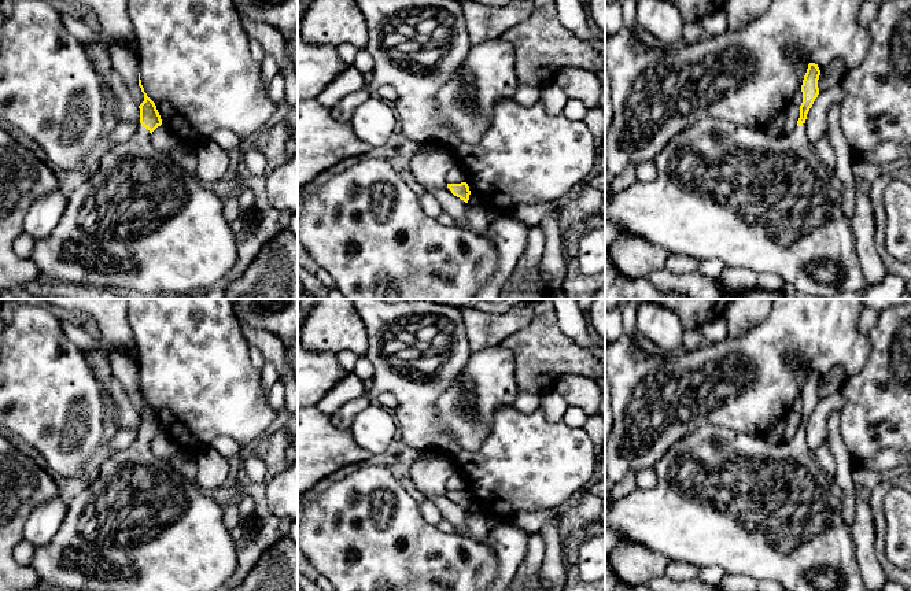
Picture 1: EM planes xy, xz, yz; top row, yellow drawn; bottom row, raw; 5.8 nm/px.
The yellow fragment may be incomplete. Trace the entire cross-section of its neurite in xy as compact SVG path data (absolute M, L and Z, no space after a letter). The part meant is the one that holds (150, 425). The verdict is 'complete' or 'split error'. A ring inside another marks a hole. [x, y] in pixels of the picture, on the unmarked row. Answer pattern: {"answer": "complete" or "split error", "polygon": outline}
{"answer": "split error", "polygon": "M139 380L139 394L140 394L140 395L141 395L141 399L143 399L143 400L144 400L144 409L143 409L143 410L141 410L141 411L140 411L140 413L139 413L139 415L140 415L140 429L139 429L139 436L137 436L137 439L136 439L136 442L134 442L134 443L133 443L133 444L132 444L132 446L130 446L130 447L128 447L128 448L125 448L125 450L119 450L119 451L117 451L117 453L114 453L114 454L113 454L113 455L110 455L110 457L107 457L107 458L106 458L106 459L104 459L104 462L103 462L103 463L102 463L102 466L100 466L100 470L99 470L99 474L97 474L97 477L96 477L96 479L95 479L95 480L93 480L93 481L92 481L92 483L91 483L91 484L89 484L89 485L88 485L88 487L86 487L86 488L85 488L85 490L84 490L84 491L81 491L81 492L80 492L80 494L78 494L78 495L77 495L77 496L75 496L75 498L73 498L73 499L71 499L71 500L70 500L70 502L69 502L69 507L67 507L67 511L66 511L66 517L64 517L64 520L63 520L63 522L62 522L62 527L60 527L60 528L59 528L59 531L58 531L58 532L56 532L56 535L55 535L55 536L54 536L54 538L52 538L52 539L51 539L51 542L49 542L49 543L47 543L47 544L45 544L45 546L41 546L41 547L38 547L38 548L36 548L36 553L34 553L34 555L33 555L33 558L32 558L32 561L30 561L30 564L29 564L29 565L30 565L30 566L32 566L32 568L33 568L33 569L34 569L34 570L36 570L36 573L37 573L37 576L38 576L38 579L40 579L40 584L41 584L41 586L44 586L44 587L48 587L48 588L55 588L55 590L69 590L69 591L221 591L221 588L222 588L222 587L224 587L224 584L225 584L225 583L226 583L226 581L228 581L228 580L229 580L229 579L230 579L230 577L232 577L232 576L233 576L233 573L235 573L235 570L236 570L236 569L237 569L237 546L236 546L236 544L235 544L235 542L233 542L233 539L232 539L232 535L230 535L230 531L229 531L229 529L228 529L228 528L226 528L226 527L225 527L225 524L224 524L224 510L225 510L225 507L224 507L224 500L222 500L222 499L221 499L221 498L220 498L220 496L217 496L217 495L215 495L215 494L210 494L210 492L206 492L206 491L204 491L204 490L202 490L202 488L200 488L200 487L199 487L199 485L198 485L198 484L196 484L196 481L193 481L193 480L189 480L189 479L187 479L187 477L185 477L185 476L182 476L182 474L181 474L181 473L180 473L180 472L178 472L178 469L176 469L176 468L174 468L174 466L173 466L173 465L171 465L171 463L170 463L170 462L169 462L169 461L163 461L163 459L162 459L162 458L159 458L159 457L156 457L156 455L155 455L155 454L154 454L154 453L152 453L152 451L151 451L151 442L152 442L152 439L154 439L154 437L155 437L155 436L156 436L156 435L158 435L158 433L161 433L161 432L162 432L162 426L161 426L161 422L159 422L159 420L158 420L158 417L156 417L156 413L155 413L155 410L154 410L154 409L152 409L152 407L151 407L151 406L150 406L150 405L148 405L148 403L147 403L147 400L145 400L145 399L144 399L144 395L143 395L143 392L141 392L141 387L140 387L140 380Z"}

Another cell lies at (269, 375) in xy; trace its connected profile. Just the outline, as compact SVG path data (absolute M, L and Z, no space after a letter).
M265 361L265 366L261 370L262 374L262 387L269 391L272 385L279 380L279 374L272 362Z

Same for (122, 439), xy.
M139 429L117 431L113 437L107 439L108 447L113 451L119 451L130 447L139 436Z

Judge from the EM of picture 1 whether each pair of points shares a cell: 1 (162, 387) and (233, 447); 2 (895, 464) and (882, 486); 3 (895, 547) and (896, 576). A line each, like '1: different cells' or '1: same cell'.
1: different cells
2: different cells
3: different cells

